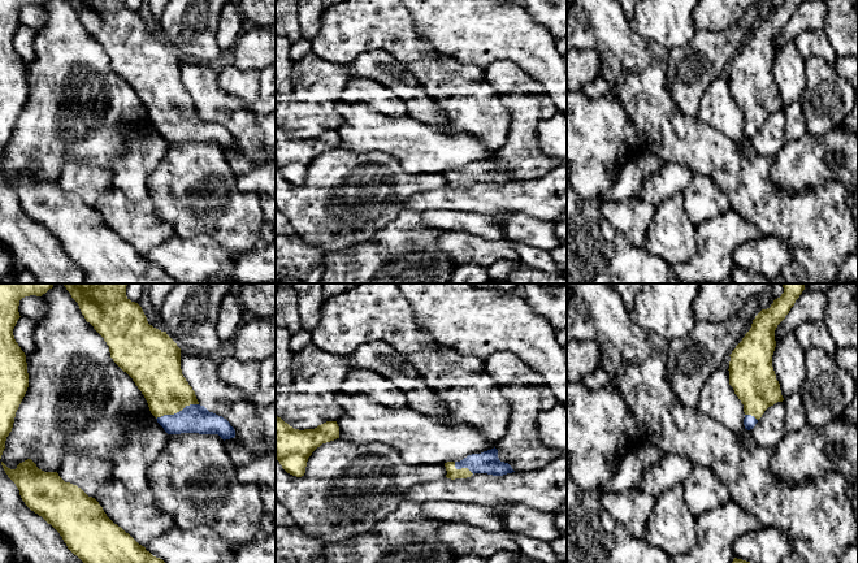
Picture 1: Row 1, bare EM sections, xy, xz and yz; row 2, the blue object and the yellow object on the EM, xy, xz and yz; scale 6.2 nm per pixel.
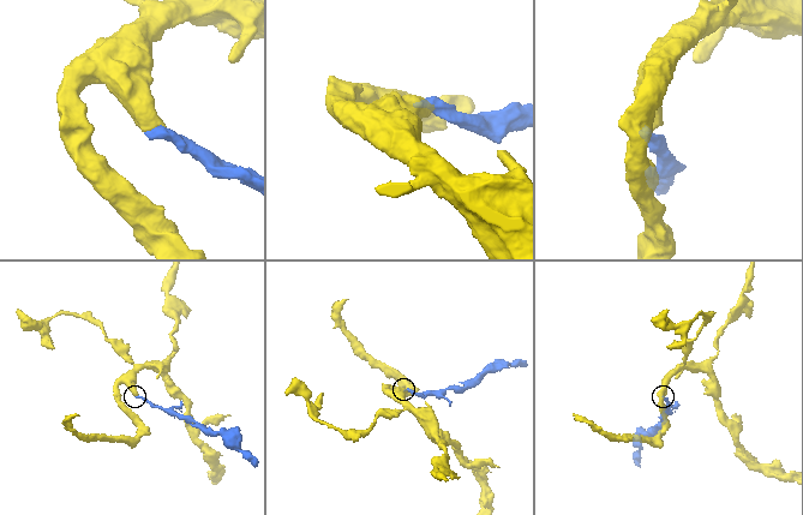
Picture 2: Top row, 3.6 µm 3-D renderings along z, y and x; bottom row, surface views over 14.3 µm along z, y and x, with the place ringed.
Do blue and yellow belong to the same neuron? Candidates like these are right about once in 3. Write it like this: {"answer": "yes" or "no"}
{"answer": "yes"}

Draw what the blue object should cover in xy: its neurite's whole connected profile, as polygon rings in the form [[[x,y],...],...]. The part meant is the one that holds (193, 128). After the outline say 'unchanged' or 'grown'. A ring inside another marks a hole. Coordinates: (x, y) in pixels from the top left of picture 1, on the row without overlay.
[[[69,0],[72,7],[78,12],[86,30],[104,47],[109,55],[110,66],[126,81],[138,98],[144,104],[151,122],[168,143],[199,142],[199,143],[218,143],[224,150],[235,146],[235,139],[230,131],[213,121],[209,121],[204,114],[200,114],[195,100],[188,94],[181,78],[181,57],[166,43],[148,33],[142,16],[131,10],[126,5],[126,0]]] | grown

